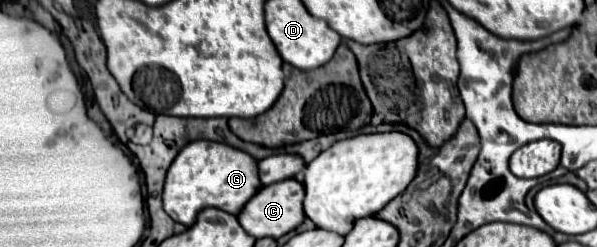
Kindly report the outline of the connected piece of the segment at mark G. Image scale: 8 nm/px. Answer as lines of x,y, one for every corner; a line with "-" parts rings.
199,140
187,144
173,160
165,180
163,208
175,222
191,226
197,214
209,206
221,208
229,214
239,214
259,188
259,170
253,156
221,142

